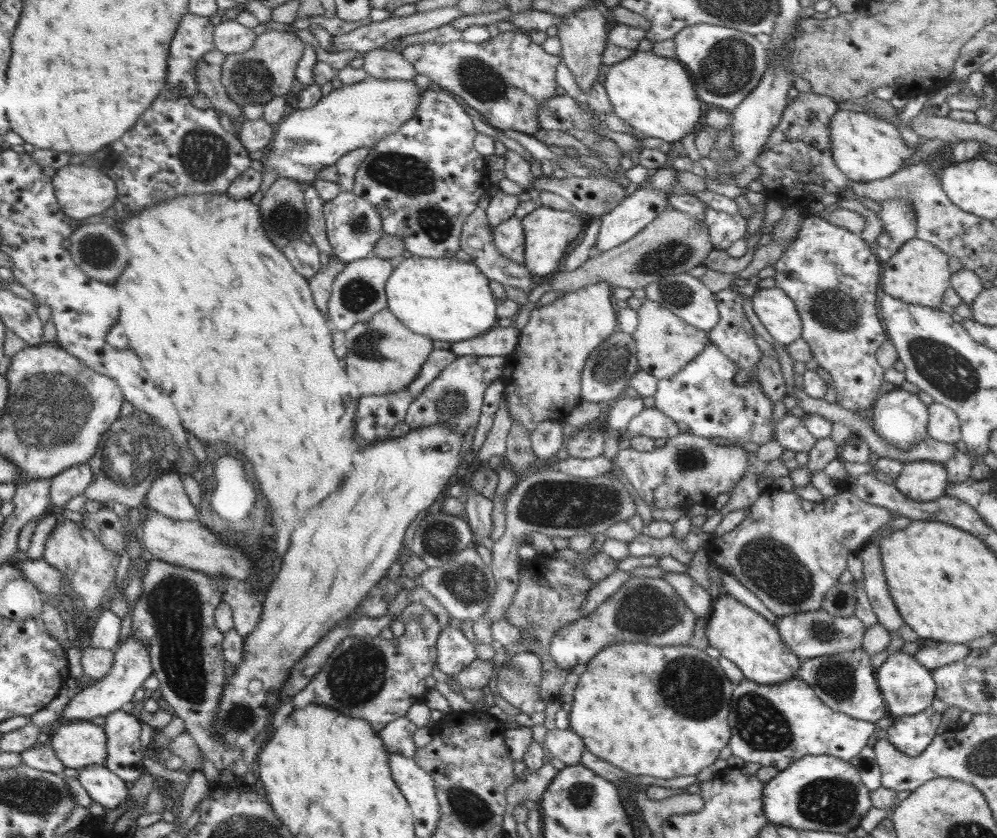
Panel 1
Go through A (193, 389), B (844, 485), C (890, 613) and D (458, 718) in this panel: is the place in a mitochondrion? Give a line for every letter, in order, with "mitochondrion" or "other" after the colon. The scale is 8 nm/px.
A: other
B: other
C: other
D: other

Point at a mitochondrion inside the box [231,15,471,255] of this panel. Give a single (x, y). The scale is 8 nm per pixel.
(413, 180)

